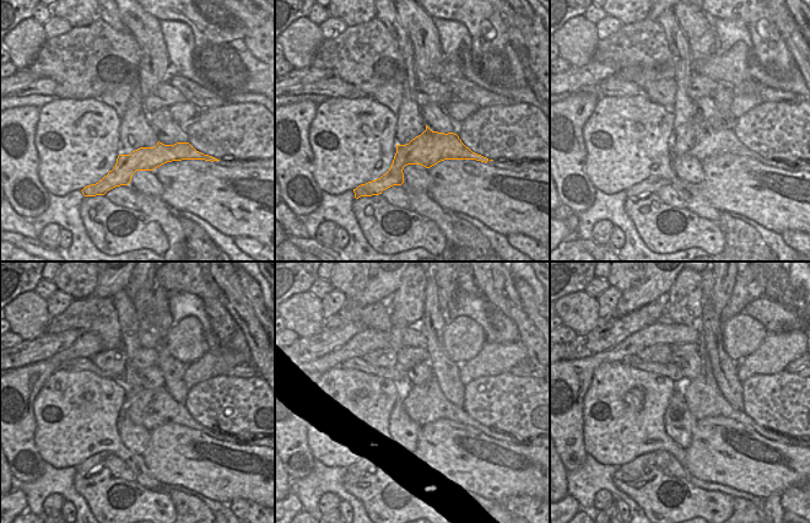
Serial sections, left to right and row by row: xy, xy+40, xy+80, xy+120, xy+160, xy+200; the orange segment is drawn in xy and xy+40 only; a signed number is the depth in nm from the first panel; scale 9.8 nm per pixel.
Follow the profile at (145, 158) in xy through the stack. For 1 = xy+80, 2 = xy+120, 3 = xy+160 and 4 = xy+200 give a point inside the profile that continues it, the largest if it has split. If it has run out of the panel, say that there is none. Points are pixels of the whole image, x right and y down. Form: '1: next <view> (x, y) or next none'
1: next xy+80 (697, 139)
2: next xy+120 (151, 409)
3: next xy+160 (426, 403)
4: next xy+200 (703, 398)

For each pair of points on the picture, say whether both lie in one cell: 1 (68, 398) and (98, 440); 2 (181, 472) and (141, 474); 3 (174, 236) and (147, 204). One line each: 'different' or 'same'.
1: same
2: different
3: same

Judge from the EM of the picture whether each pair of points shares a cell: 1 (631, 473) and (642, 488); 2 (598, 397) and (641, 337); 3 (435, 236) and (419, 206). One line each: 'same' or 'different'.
1: different
2: different
3: different

